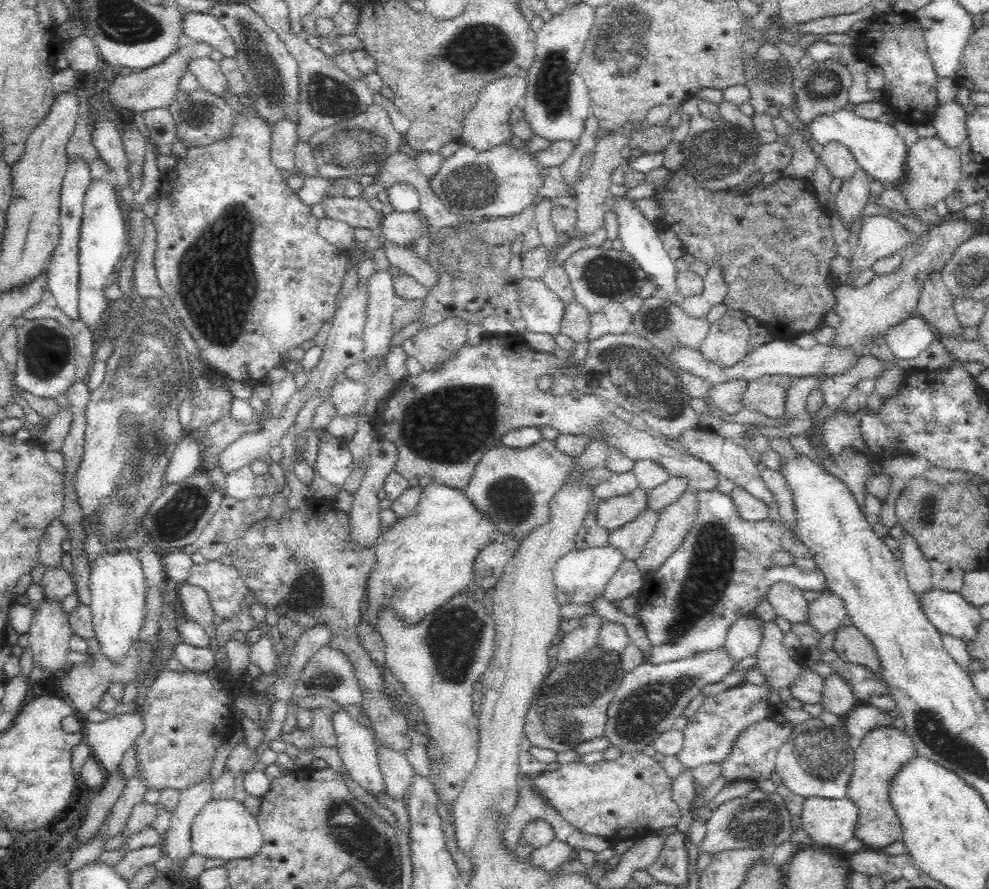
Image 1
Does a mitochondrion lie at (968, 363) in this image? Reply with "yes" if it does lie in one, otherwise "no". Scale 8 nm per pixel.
no

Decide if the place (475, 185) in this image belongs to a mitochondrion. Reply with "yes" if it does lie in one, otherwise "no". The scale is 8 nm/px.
yes

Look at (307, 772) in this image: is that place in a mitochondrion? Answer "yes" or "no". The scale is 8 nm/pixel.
no

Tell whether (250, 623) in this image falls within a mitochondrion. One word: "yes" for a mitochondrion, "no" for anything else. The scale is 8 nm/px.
no

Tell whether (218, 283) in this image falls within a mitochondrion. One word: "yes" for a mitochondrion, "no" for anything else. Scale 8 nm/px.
yes

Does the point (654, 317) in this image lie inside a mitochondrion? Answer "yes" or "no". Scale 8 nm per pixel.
yes

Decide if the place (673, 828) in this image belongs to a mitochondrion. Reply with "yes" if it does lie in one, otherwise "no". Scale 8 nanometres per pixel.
no

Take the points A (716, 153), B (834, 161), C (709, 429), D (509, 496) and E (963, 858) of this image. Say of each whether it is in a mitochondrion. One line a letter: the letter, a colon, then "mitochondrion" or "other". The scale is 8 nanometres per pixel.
A: mitochondrion
B: other
C: other
D: mitochondrion
E: other

